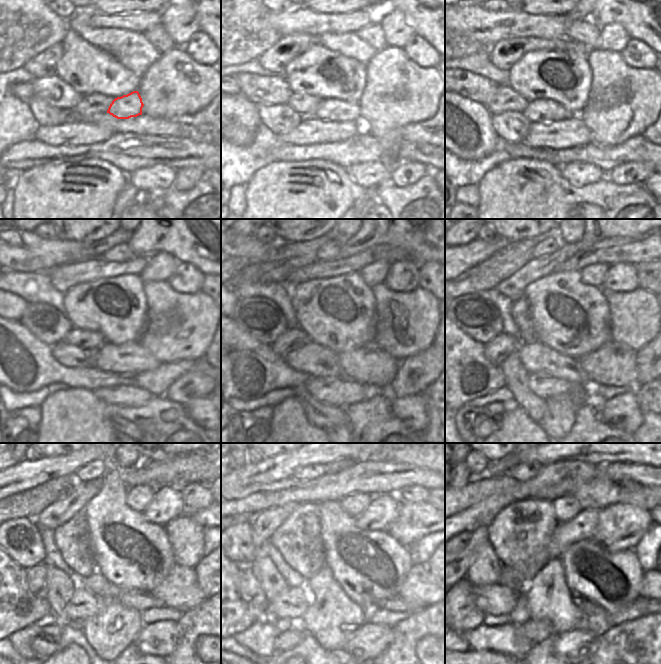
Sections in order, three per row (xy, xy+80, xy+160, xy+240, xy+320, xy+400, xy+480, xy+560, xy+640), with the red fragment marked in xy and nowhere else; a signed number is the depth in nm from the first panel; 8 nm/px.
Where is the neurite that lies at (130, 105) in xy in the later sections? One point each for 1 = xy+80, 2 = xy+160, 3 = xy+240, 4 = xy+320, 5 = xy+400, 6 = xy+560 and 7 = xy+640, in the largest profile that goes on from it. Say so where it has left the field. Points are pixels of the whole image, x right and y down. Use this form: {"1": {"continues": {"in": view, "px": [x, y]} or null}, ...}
{"1": {"continues": {"in": "xy+80", "px": [329, 109]}}, "2": {"continues": {"in": "xy+160", "px": [541, 110]}}, "3": {"continues": {"in": "xy+240", "px": [82, 338]}}, "4": {"continues": {"in": "xy+320", "px": [294, 337]}}, "5": {"continues": {"in": "xy+400", "px": [496, 350]}}, "6": {"continues": {"in": "xy+560", "px": [251, 592]}}, "7": {"continues": {"in": "xy+640", "px": [465, 615]}}}

